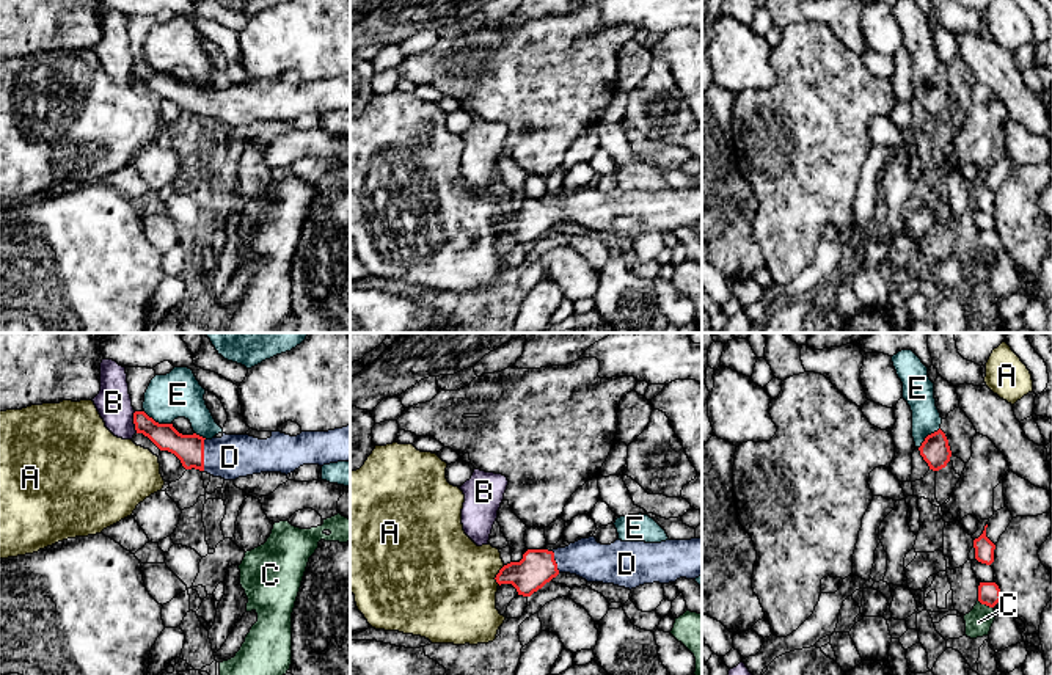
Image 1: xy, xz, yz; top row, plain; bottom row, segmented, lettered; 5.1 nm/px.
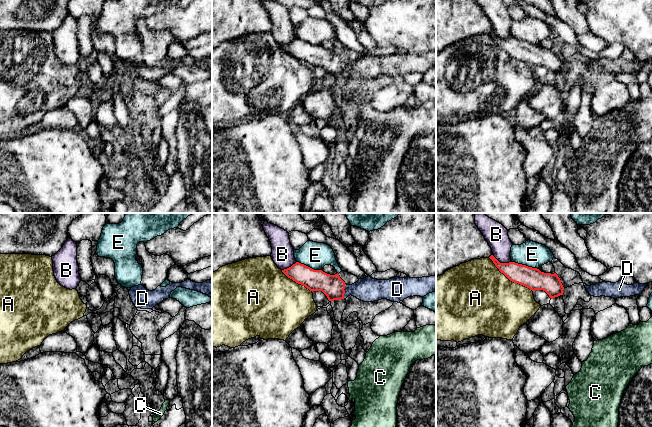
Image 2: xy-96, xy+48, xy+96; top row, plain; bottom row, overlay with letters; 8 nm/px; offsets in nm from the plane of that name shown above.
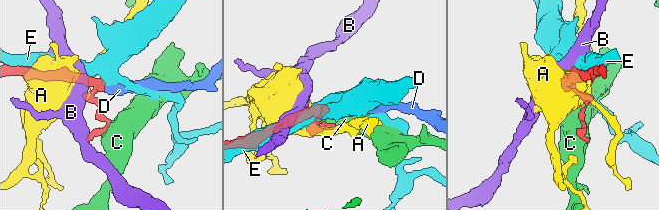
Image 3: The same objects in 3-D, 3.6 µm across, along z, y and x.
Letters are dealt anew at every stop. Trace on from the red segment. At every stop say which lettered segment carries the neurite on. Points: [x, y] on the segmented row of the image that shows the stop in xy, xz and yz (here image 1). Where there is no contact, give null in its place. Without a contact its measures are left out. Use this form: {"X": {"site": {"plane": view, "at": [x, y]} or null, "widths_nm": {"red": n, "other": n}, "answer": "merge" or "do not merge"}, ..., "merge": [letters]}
{"A": {"site": {"plane": "xz", "at": [496, 575]}, "widths_nm": {"red": 190, "other": 480}, "answer": "do not merge"}, "B": {"site": {"plane": "xy", "at": [134, 423]}, "widths_nm": {"red": 140, "other": 180}, "answer": "do not merge"}, "C": {"site": {"plane": "yz", "at": [986, 605]}, "widths_nm": {"red": 110, "other": 140}, "answer": "do not merge"}, "D": {"site": {"plane": "xy", "at": [203, 454]}, "widths_nm": {"red": 150, "other": 220}, "answer": "merge"}, "E": {"site": {"plane": "xy", "at": [157, 423]}, "widths_nm": {"red": 150, "other": 240}, "answer": "do not merge"}, "merge": ["D"]}

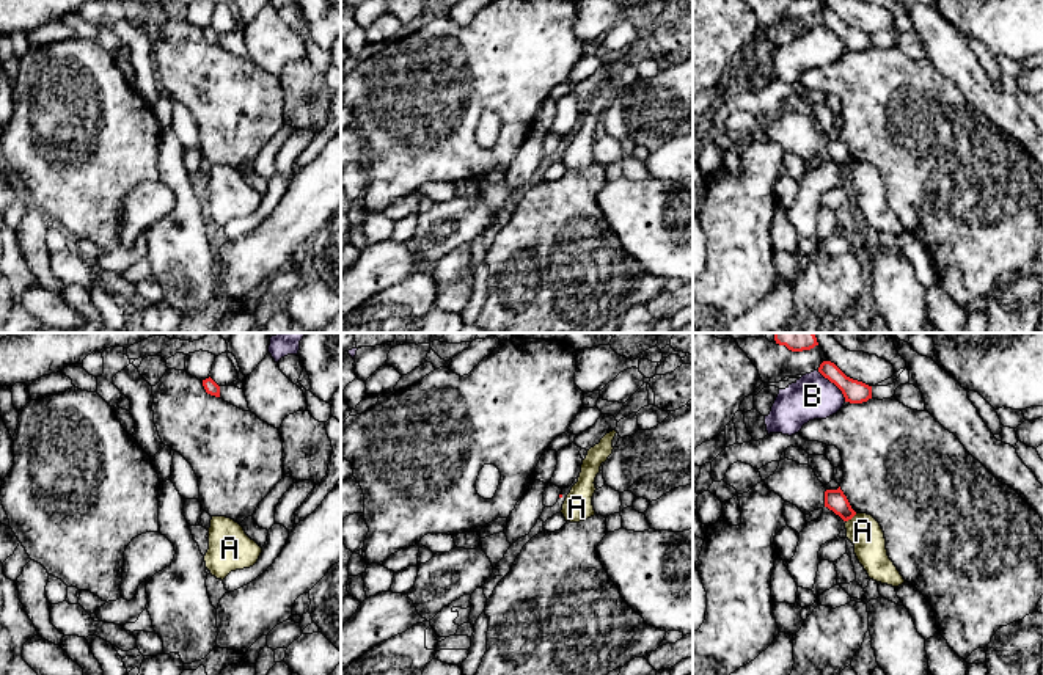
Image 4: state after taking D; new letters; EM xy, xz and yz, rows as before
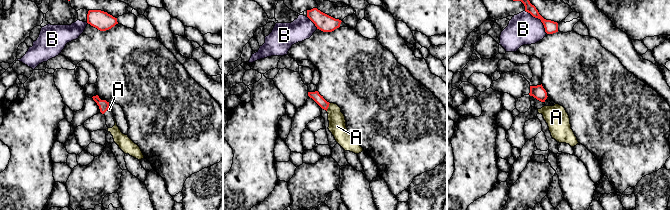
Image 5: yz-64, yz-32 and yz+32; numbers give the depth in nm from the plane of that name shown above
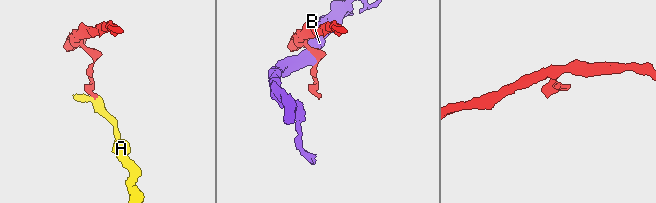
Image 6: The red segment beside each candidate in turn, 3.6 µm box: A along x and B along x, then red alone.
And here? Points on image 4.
{"A": {"site": {"plane": "yz", "at": [852, 517]}, "widths_nm": {"red": 110, "other": 170}, "answer": "do not merge"}, "B": {"site": {"plane": "yz", "at": [834, 383]}, "widths_nm": {"red": 120, "other": 220}, "answer": "do not merge"}, "merge": []}

